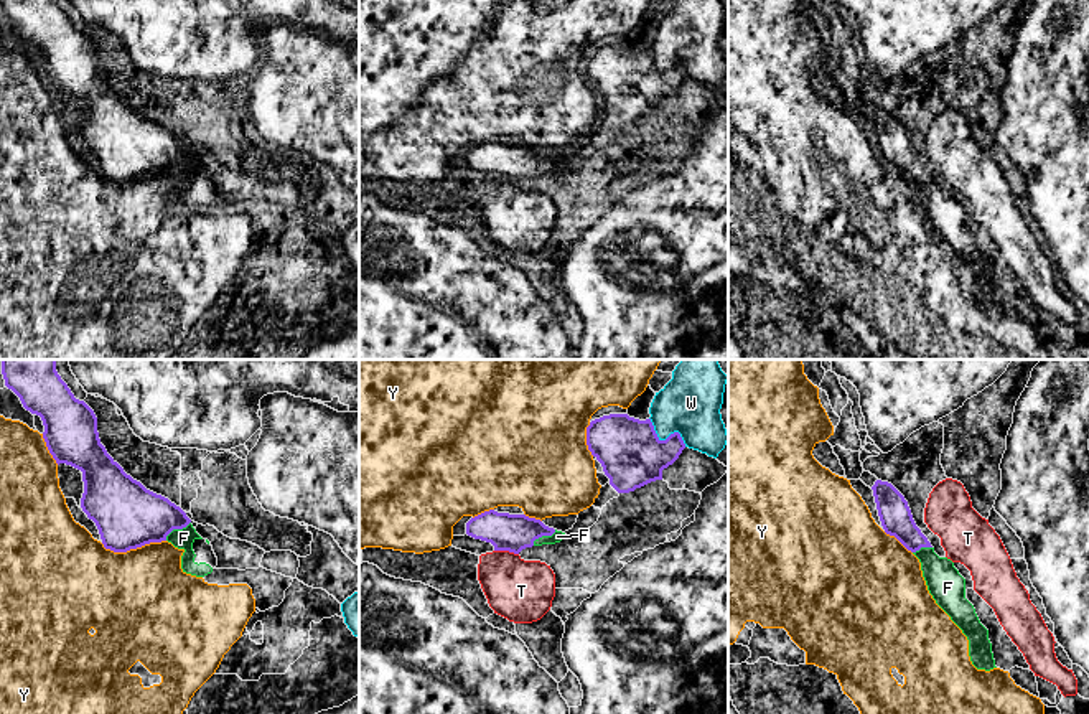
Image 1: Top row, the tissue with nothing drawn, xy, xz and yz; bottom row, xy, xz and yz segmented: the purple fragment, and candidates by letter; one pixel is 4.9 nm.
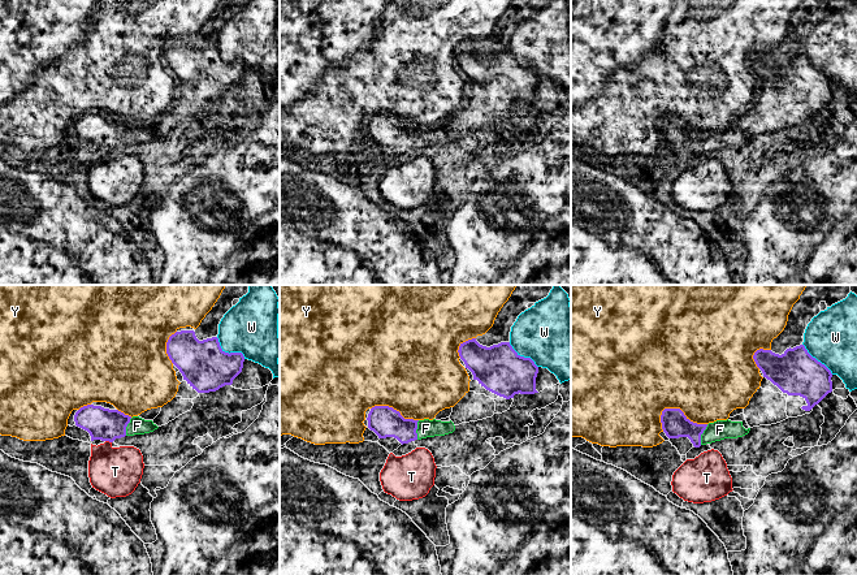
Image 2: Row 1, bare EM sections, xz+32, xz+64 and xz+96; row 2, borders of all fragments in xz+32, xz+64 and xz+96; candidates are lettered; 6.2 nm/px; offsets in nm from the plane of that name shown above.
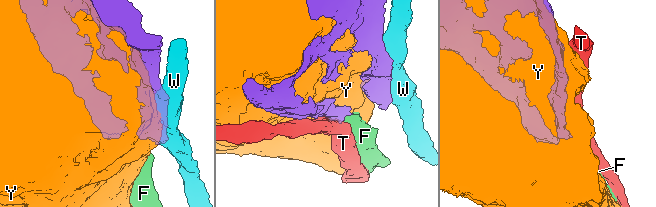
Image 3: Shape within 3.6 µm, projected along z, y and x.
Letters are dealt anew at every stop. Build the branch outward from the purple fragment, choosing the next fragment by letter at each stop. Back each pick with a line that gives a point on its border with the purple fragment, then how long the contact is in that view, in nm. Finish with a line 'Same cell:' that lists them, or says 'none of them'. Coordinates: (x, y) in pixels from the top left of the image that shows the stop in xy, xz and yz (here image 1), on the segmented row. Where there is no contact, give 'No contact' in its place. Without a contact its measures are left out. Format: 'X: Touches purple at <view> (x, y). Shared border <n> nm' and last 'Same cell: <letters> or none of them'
F: Touches purple at xy (177, 528). Shared border 160 nm
Same cell: F

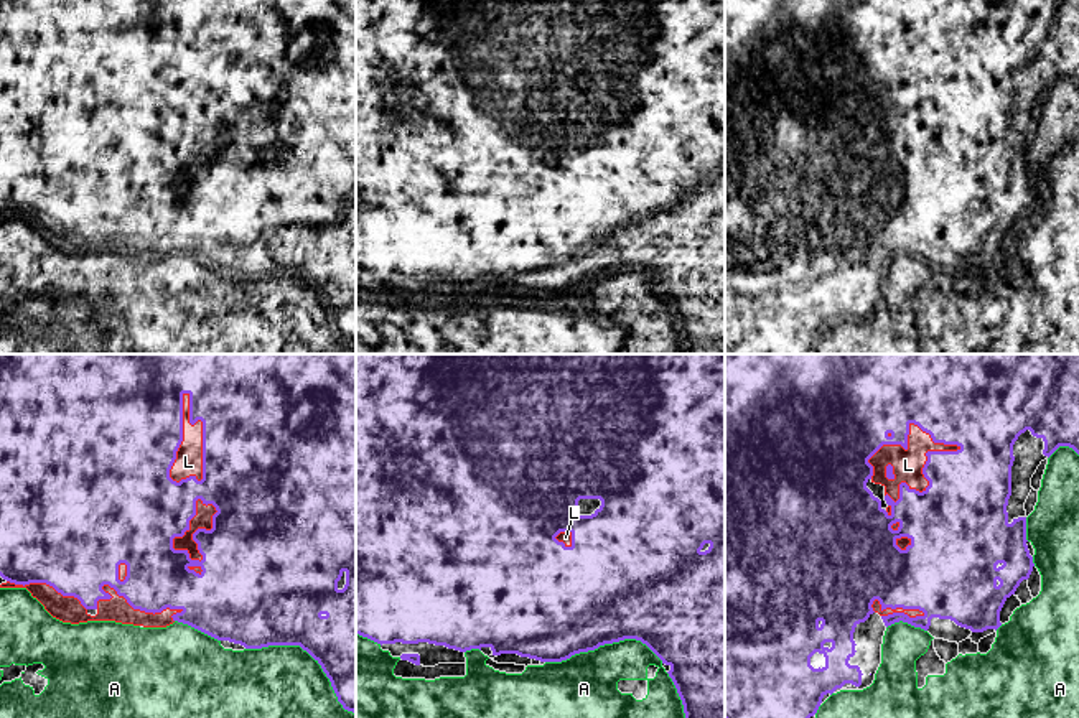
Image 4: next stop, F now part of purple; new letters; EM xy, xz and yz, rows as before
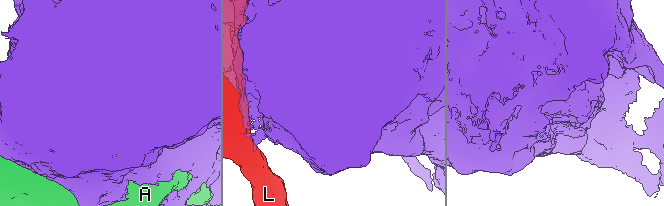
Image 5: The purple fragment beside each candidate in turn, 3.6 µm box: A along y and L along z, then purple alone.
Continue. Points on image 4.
Same cell: none of them

